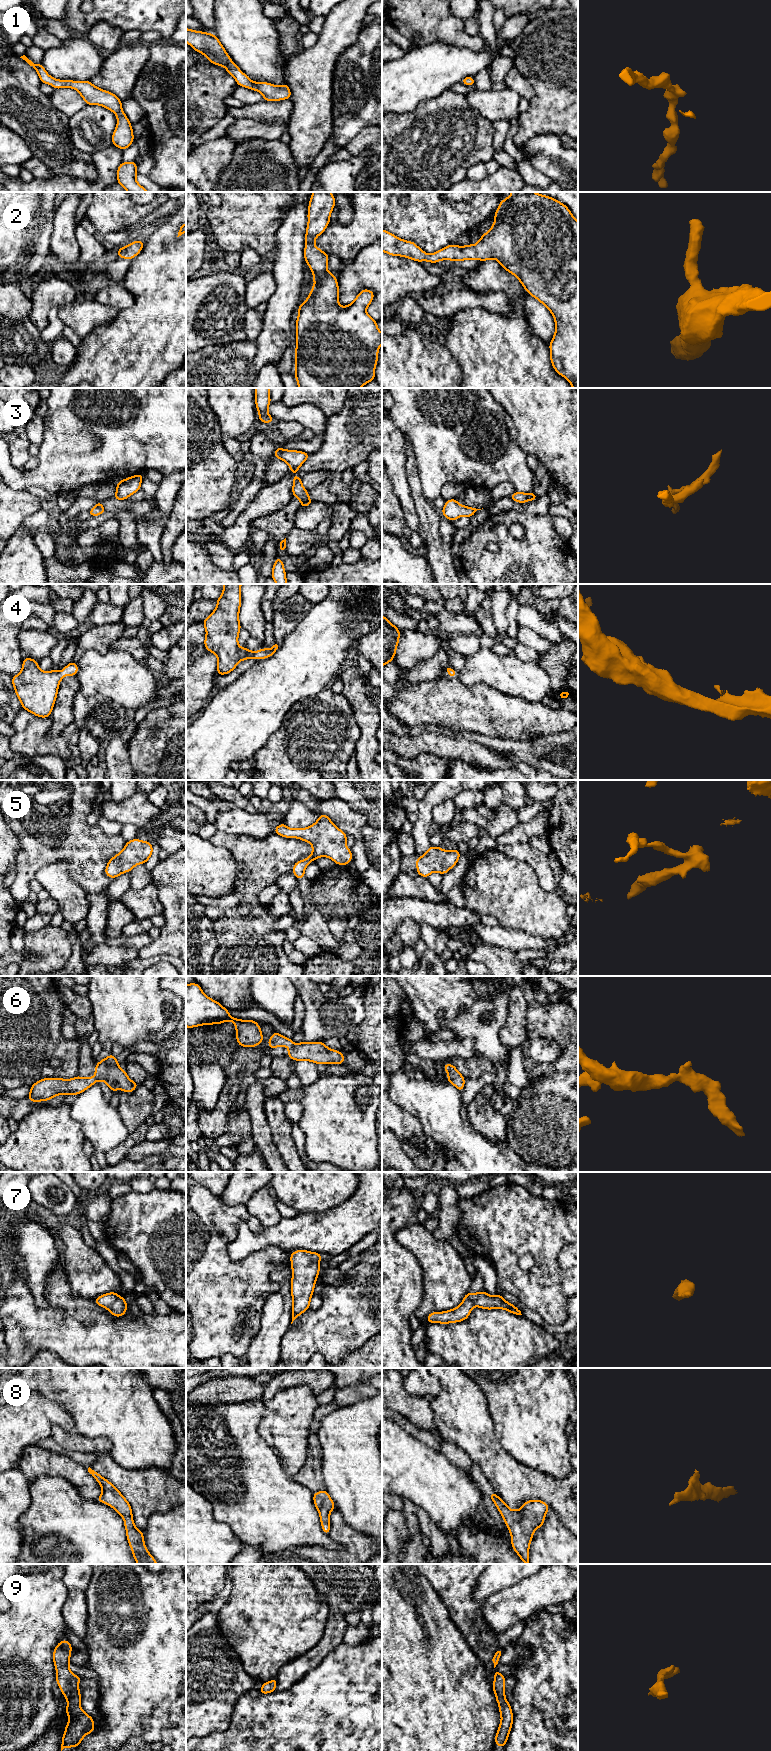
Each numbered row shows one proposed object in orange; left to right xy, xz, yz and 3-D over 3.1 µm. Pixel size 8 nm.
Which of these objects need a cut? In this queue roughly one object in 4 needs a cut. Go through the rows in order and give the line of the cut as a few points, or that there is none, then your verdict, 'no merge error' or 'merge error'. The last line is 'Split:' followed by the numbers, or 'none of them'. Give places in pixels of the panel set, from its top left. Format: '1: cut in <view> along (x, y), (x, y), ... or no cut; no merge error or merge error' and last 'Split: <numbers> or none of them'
1: no cut; no merge error
2: no cut; no merge error
3: no cut; no merge error
4: no cut; no merge error
5: no cut; no merge error
6: no cut; no merge error
7: no cut; no merge error
8: no cut; no merge error
9: no cut; no merge error
Split: none of them

